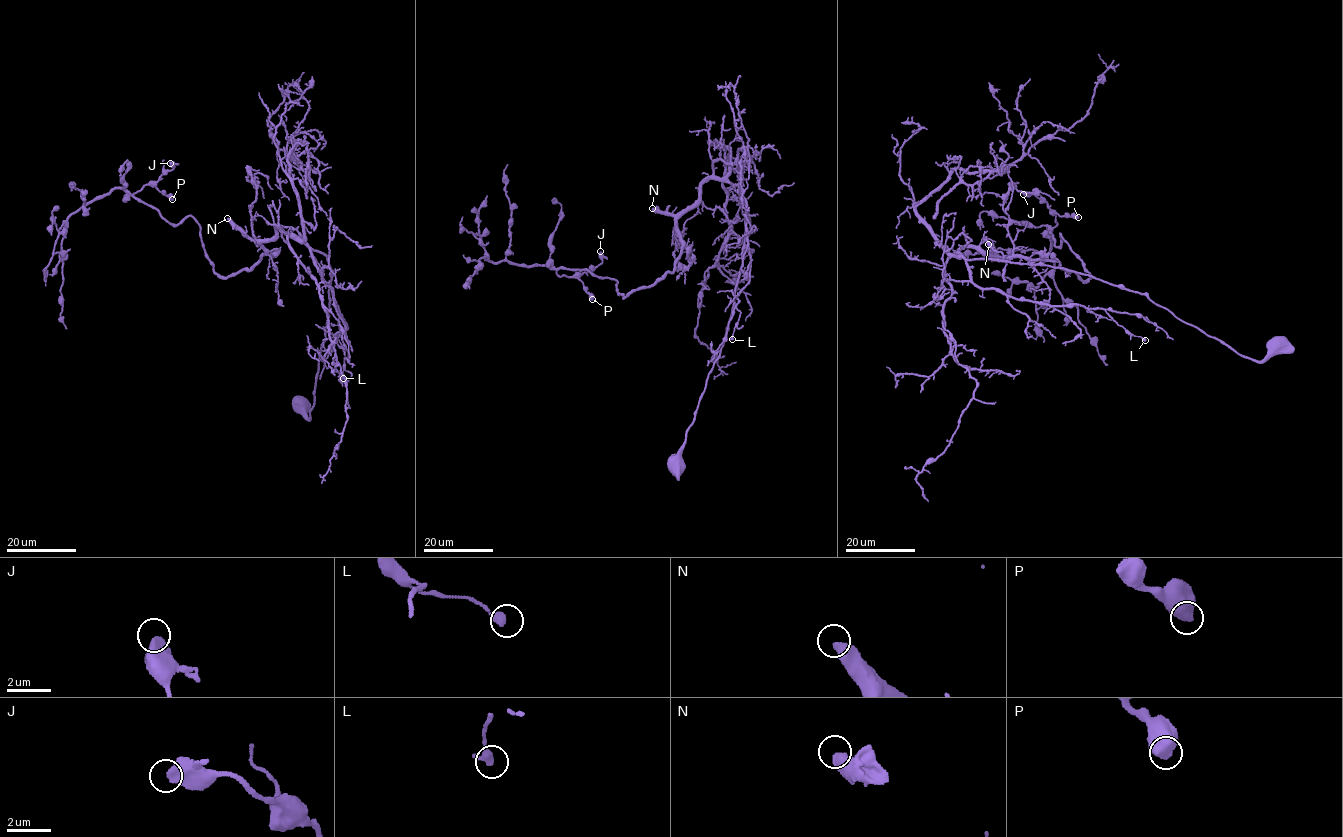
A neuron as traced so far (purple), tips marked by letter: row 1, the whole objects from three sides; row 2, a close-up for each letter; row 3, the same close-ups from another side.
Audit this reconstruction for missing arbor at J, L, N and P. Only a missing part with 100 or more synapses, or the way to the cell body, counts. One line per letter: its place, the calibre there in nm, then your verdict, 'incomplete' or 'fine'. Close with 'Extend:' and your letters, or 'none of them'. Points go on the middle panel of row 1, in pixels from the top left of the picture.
J: (600, 251) | 550 nm | fine
L: (732, 339) | 380 nm | fine
N: (652, 208) | 480 nm | incomplete
P: (592, 299) | 700 nm | fine
Extend: N

